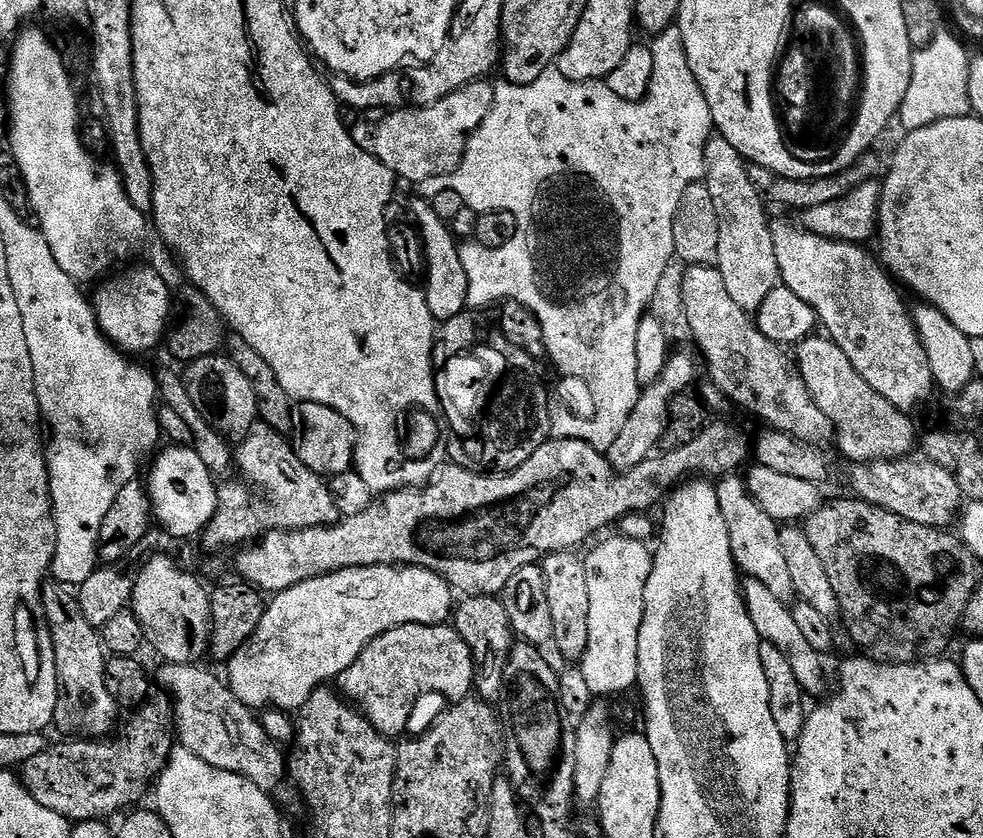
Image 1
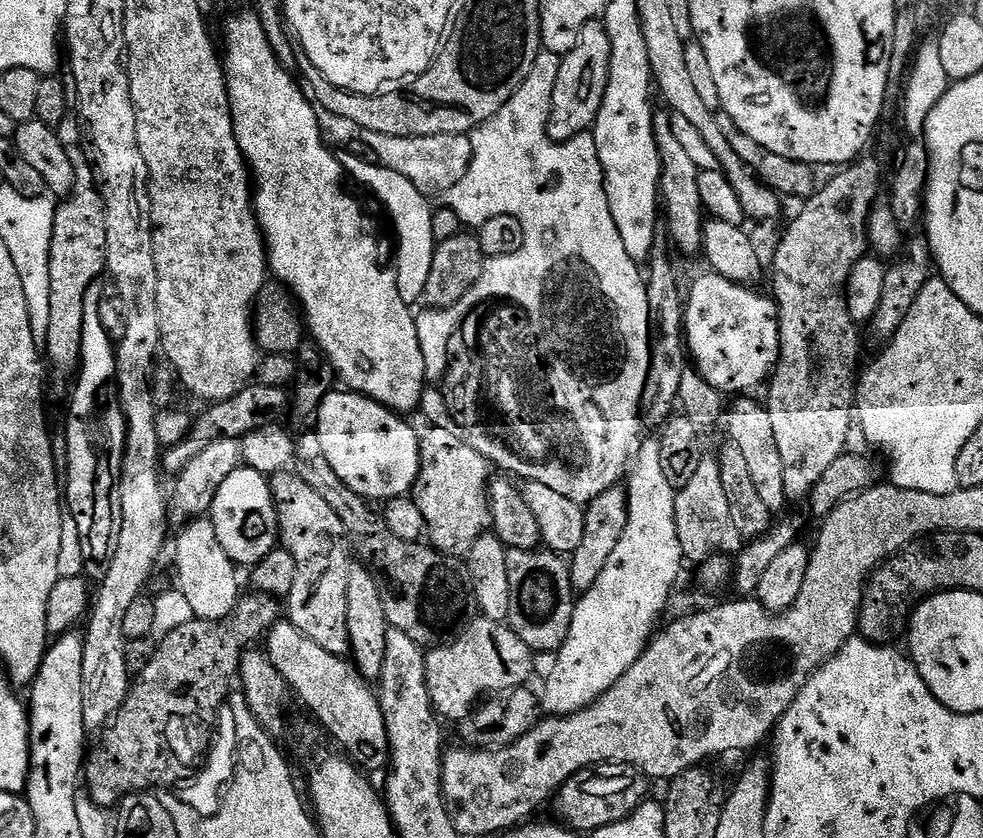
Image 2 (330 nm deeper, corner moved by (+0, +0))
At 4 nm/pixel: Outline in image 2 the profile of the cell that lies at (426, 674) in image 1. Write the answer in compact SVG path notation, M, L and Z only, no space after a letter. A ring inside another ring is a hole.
M478 618L454 643L445 644L443 648L431 649L425 655L426 686L430 690L432 709L445 721L467 721L481 698L489 694L503 694L511 692L513 688L525 687L532 676L532 659L534 659L532 649L526 646L526 642L522 642L522 638L518 638L518 634L512 632L507 623L499 624L493 620Z

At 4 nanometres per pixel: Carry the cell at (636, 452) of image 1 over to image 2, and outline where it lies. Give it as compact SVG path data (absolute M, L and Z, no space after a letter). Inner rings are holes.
M715 274L707 275L698 277L686 292L684 335L691 363L700 376L722 394L751 393L751 388L763 385L771 377L780 361L780 318L776 314L776 301L768 294L759 296L755 287L735 284Z

